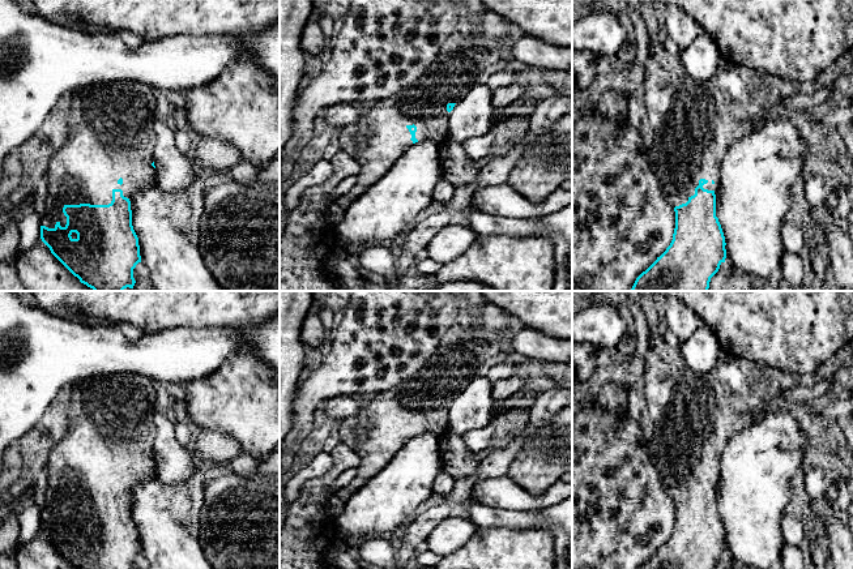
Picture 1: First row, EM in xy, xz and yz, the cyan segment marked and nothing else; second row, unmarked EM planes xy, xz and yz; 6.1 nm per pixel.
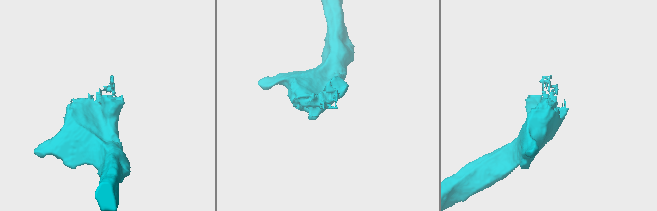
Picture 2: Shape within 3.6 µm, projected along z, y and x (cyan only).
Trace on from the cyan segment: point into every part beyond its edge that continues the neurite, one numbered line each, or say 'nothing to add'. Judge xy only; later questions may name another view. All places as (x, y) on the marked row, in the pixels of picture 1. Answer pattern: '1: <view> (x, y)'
1: xy (111, 135)

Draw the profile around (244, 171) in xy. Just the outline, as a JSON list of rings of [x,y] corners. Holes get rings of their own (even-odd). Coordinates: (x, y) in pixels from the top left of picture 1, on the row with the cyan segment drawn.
[[[242,159],[235,167],[230,170],[234,181],[248,183],[257,177],[260,170],[256,168],[252,163]]]

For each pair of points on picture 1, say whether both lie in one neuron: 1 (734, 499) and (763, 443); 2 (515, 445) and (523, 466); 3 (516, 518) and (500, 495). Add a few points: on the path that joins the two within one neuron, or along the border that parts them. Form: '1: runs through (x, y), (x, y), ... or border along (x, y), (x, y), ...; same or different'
1: runs through (749, 484), (754, 479), (754, 457); same
2: border along (537, 428), (527, 437), (504, 474); different
3: border along (480, 503), (504, 509), (541, 509); different

